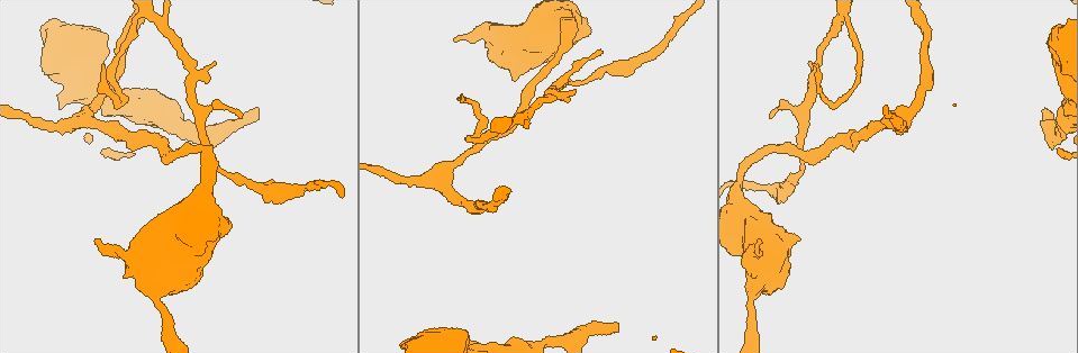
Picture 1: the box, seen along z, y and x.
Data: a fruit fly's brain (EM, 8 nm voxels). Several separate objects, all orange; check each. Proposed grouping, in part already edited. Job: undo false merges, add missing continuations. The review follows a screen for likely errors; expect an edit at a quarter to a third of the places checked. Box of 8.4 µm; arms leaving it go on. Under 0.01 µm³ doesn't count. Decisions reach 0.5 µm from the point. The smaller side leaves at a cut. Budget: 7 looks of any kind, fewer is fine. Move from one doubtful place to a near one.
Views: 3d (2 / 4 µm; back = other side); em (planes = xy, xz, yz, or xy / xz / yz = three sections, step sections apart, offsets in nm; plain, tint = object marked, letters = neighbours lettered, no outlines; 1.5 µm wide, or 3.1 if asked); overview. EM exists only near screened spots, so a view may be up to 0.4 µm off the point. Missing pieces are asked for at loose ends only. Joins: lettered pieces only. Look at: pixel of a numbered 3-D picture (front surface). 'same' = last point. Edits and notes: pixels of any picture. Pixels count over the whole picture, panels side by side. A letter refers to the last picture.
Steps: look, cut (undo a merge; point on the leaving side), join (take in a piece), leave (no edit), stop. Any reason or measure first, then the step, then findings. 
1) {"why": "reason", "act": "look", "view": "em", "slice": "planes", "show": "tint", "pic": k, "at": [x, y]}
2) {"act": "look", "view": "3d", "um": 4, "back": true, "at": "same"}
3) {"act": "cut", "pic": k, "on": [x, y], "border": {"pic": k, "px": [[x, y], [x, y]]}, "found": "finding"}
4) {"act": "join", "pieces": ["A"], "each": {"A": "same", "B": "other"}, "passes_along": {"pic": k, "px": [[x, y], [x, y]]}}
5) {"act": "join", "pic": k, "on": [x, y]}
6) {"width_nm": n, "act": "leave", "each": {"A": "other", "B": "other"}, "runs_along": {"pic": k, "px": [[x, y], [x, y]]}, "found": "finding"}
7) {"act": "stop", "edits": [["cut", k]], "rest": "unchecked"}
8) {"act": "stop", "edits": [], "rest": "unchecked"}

{"why": "an open end", "act": "look", "view": "em", "slice": "xy", "step": 4, "show": "letters", "pic": 1, "at": [616, 327]}

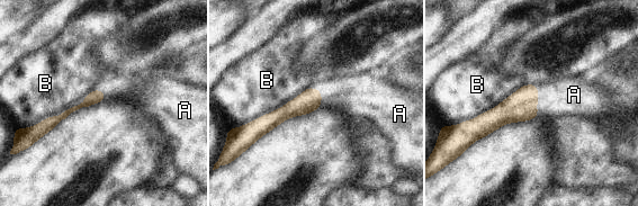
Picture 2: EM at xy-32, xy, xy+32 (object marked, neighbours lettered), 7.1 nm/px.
{"act": "join", "pieces": ["A"], "each": {"A": "same", "B": "other"}, "passes_along": {"pic": 2, "px": [[520, 106], [537, 100], [571, 96]]}, "found": "the cell continues"}

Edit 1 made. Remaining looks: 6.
{"act": "look", "view": "overview"}

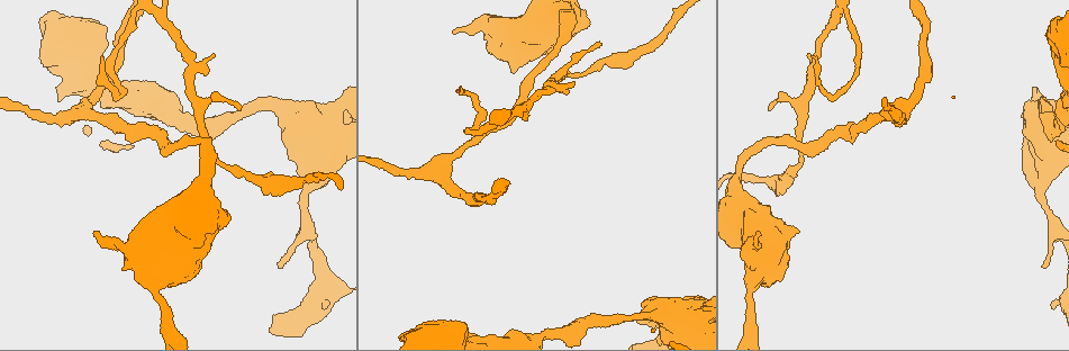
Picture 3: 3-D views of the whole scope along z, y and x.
{"why": "branch stops here", "act": "look", "view": "em", "slice": "yz", "step": 8, "show": "letters", "pic": 3, "at": [278, 267]}

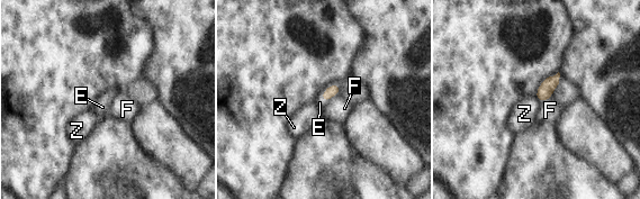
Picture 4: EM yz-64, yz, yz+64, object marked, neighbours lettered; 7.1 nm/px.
{"act": "look", "view": "em", "slice": "planes", "show": "letters", "at": "same"}

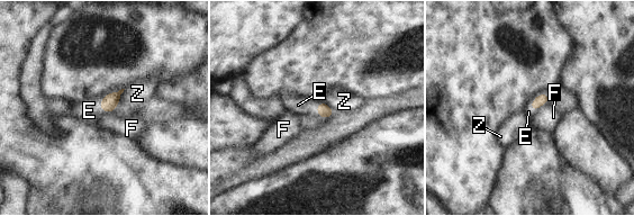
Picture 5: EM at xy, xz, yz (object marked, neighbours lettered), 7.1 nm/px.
{"width_nm": 80, "act": "join", "pieces": ["E"], "each": {"E": "same", "F": "other", "Z": "other"}, "passes_along": {"pic": 5, "px": [[109, 102], [101, 107], [89, 110]]}, "found": "the cell continues"}

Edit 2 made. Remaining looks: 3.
{"act": "stop", "edits": [["join", 2], ["join", 5]], "rest": "unchecked"}

